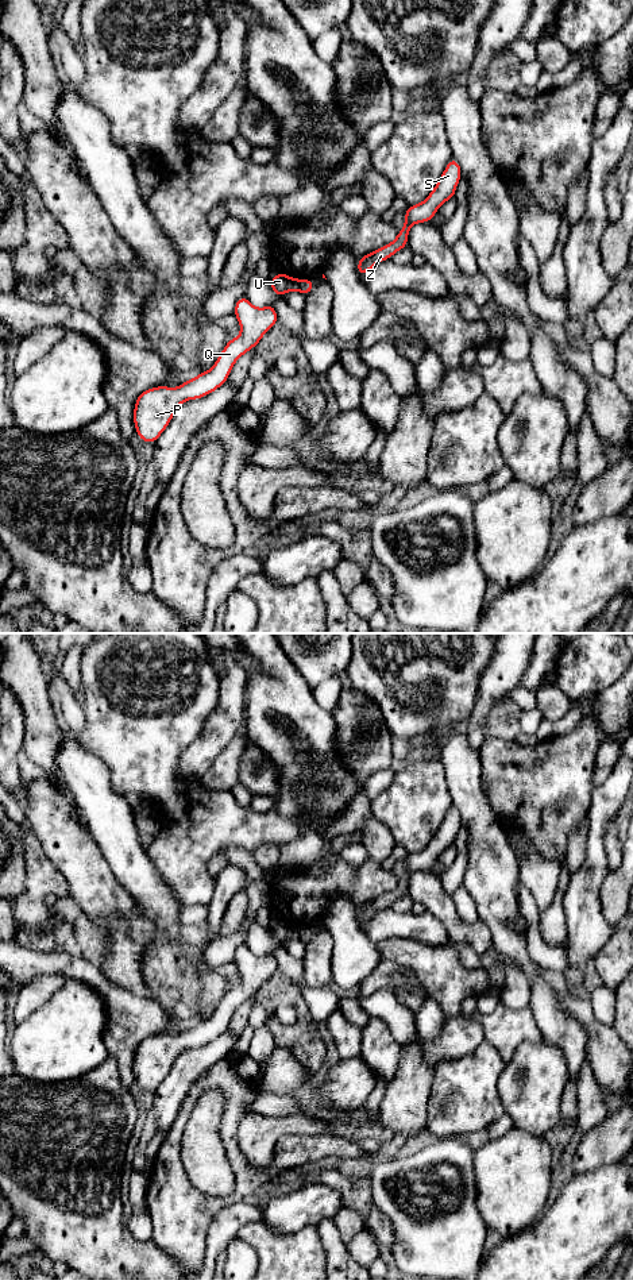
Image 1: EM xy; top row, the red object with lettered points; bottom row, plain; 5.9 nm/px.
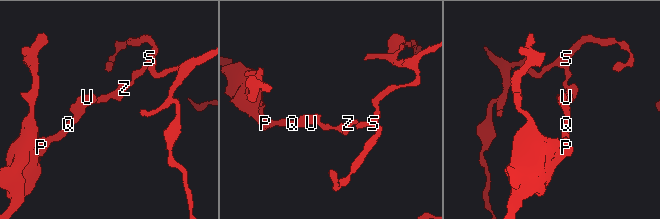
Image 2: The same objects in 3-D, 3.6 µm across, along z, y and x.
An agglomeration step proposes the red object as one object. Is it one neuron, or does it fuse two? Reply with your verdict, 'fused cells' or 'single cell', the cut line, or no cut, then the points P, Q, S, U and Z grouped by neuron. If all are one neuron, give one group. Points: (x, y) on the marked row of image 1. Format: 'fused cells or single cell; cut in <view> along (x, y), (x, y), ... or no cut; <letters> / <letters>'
fused cells; cut in xy along (303, 281), (298, 290); P Q U / S Z

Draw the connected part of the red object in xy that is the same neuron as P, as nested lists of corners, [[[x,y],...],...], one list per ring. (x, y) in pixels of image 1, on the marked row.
[[[246,296],[235,302],[232,315],[240,324],[240,335],[228,340],[211,370],[201,371],[177,388],[161,385],[138,396],[134,425],[140,440],[155,443],[182,402],[202,398],[223,386],[236,361],[258,346],[263,335],[278,323],[274,304],[256,308]]]

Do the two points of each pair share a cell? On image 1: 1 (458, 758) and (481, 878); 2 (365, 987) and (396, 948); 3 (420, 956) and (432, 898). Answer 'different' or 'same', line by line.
1: same
2: different
3: different

